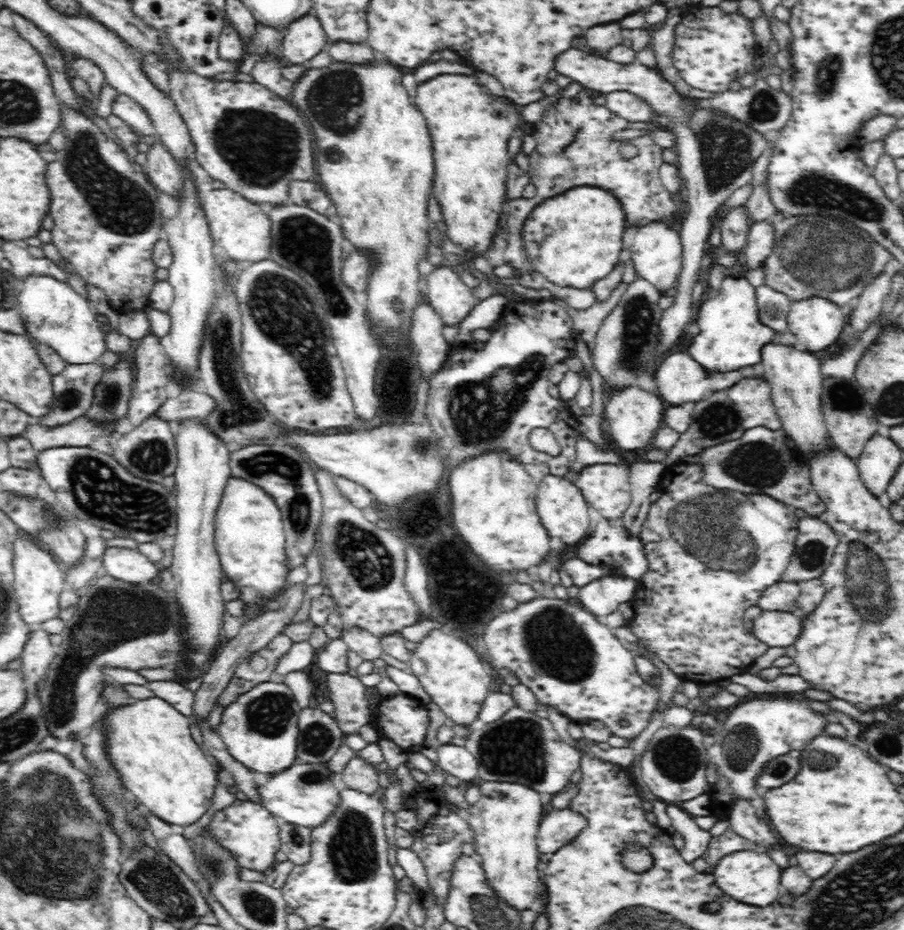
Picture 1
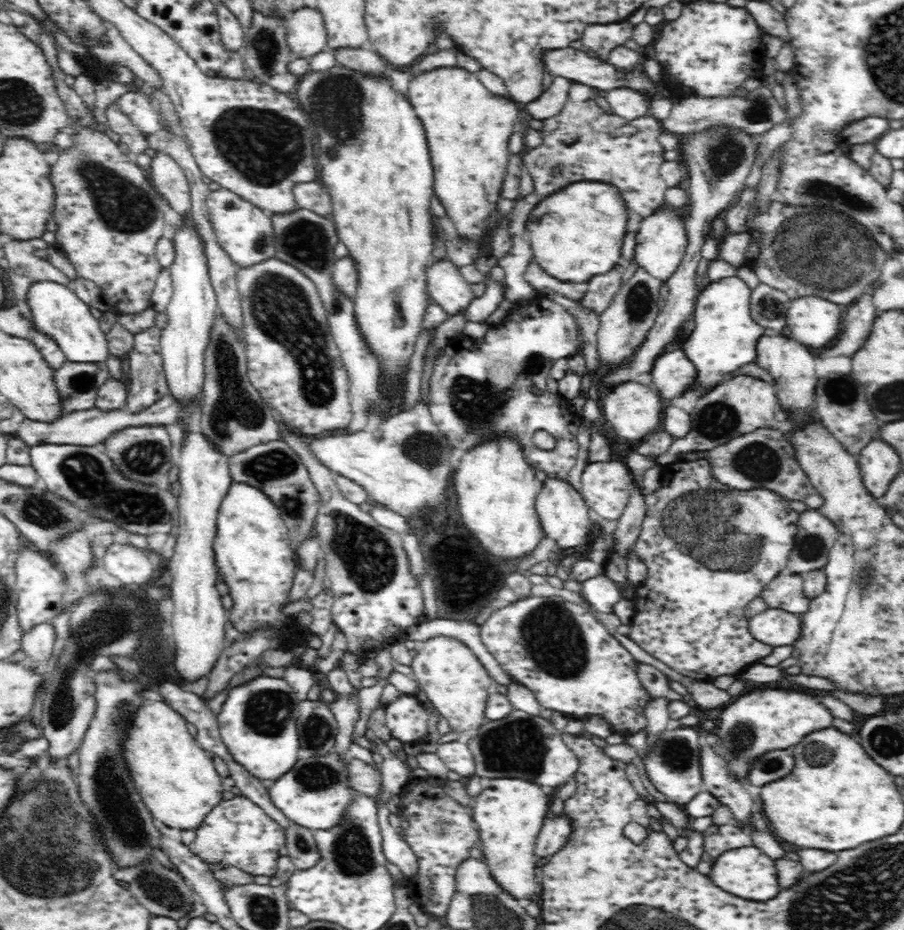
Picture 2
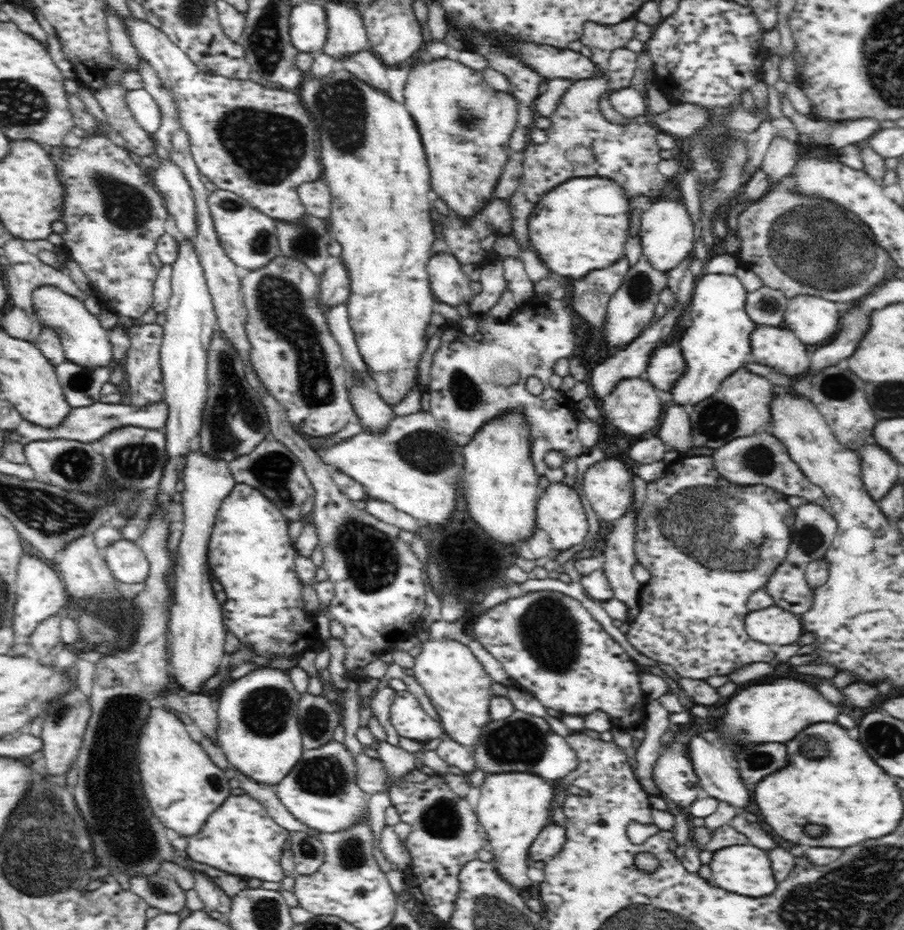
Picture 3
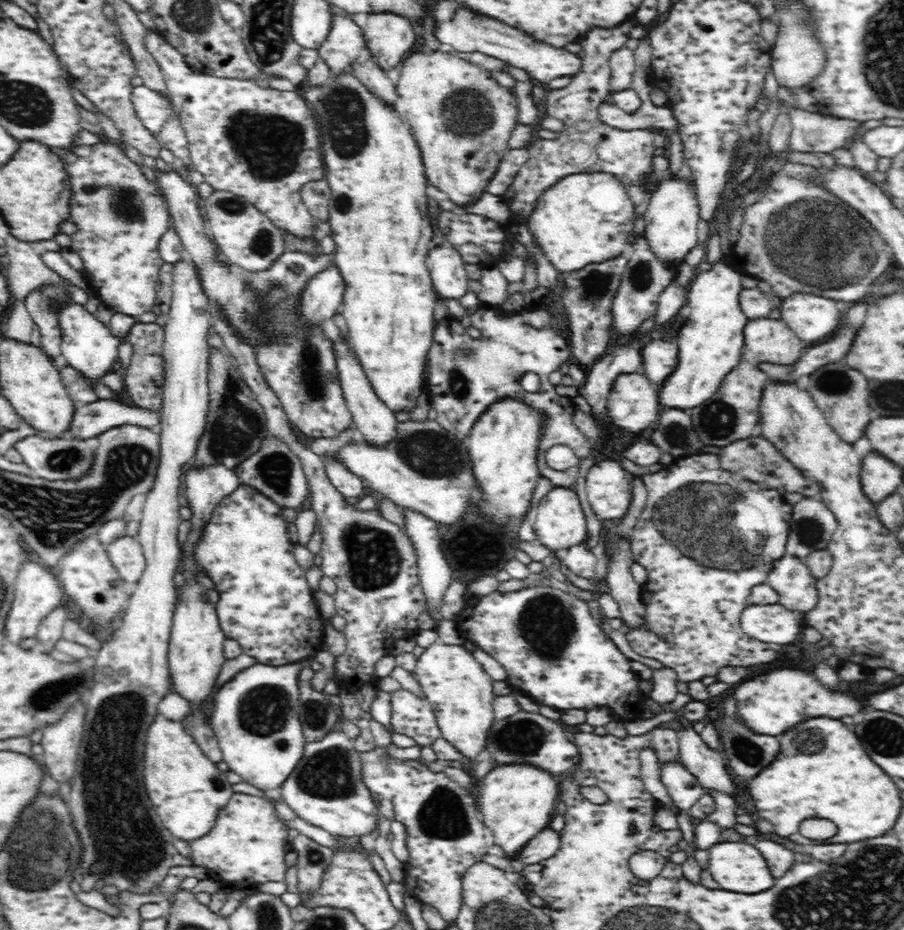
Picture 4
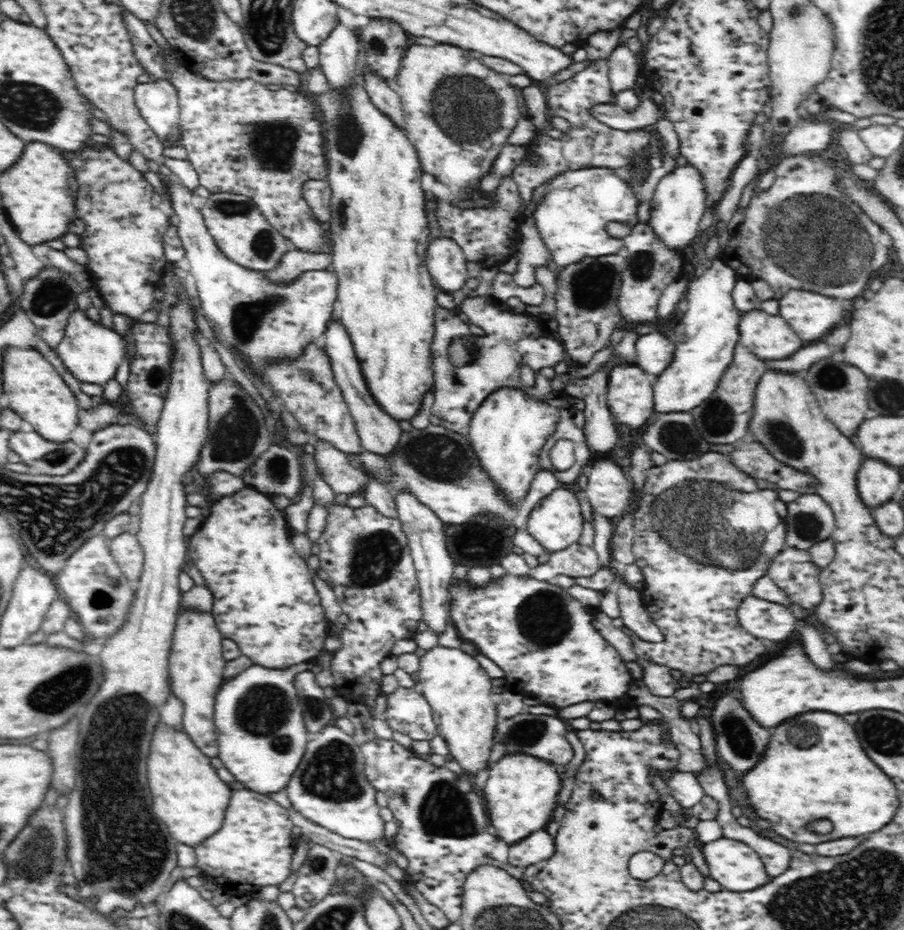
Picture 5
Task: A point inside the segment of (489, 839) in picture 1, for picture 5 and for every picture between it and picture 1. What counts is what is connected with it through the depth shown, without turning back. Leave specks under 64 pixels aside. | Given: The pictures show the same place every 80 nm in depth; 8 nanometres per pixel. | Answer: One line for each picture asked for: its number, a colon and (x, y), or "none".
2: (510, 812)
3: (513, 807)
4: (517, 800)
5: (521, 792)

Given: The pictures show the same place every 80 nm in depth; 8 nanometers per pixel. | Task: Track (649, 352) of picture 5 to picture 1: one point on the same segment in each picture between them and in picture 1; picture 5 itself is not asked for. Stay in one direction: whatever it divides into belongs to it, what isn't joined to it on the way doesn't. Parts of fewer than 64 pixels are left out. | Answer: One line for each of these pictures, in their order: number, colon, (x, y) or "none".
1: (679, 379)
2: (672, 373)
3: (666, 364)
4: (659, 357)

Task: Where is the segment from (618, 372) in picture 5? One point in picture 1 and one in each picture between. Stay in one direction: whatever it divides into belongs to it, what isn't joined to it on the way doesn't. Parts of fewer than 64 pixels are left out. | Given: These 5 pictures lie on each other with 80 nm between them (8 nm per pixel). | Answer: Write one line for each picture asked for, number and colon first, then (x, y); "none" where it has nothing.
1: (634, 414)
2: (634, 410)
3: (633, 406)
4: (632, 403)

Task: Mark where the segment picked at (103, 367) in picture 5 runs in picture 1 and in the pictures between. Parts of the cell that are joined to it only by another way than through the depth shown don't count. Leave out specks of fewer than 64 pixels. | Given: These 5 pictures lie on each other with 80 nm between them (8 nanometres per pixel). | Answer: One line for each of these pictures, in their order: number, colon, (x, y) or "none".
1: (53, 313)
2: (57, 311)
3: (85, 342)
4: (90, 347)

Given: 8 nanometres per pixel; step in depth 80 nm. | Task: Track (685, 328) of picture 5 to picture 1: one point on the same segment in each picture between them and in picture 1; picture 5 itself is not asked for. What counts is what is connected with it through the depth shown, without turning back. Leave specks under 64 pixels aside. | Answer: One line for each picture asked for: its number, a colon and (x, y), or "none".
1: (731, 336)
2: (724, 338)
3: (716, 343)
4: (710, 341)

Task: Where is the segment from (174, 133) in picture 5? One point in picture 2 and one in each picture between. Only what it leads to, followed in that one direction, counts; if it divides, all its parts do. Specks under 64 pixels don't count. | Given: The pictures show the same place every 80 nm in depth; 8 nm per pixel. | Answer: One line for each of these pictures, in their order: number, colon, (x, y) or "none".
2: (141, 110)
3: (146, 111)
4: (153, 108)

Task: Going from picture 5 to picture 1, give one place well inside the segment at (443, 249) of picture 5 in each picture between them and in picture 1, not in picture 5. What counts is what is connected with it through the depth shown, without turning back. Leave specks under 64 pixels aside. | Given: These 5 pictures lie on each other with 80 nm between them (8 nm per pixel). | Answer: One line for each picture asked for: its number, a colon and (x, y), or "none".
1: (445, 291)
2: (446, 286)
3: (449, 284)
4: (445, 264)

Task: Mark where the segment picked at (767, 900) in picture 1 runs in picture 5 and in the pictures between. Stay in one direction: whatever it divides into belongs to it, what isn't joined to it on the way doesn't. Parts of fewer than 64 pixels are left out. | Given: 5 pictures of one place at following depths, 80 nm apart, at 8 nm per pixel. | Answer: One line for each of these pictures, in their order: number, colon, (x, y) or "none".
2: (748, 872)
3: (744, 869)
4: (737, 866)
5: (736, 866)

